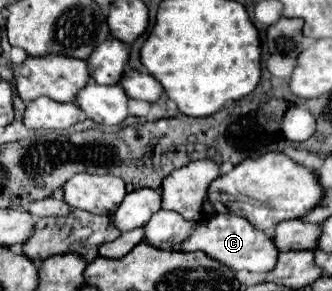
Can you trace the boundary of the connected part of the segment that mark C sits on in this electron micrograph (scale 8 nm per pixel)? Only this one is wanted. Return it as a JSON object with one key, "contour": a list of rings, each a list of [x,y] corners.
{"contour":[[[212,215],[198,223],[190,237],[180,245],[180,251],[204,251],[208,257],[228,265],[234,271],[246,269],[252,273],[268,273],[276,265],[278,249],[270,235],[252,227],[244,217],[238,215]]]}

